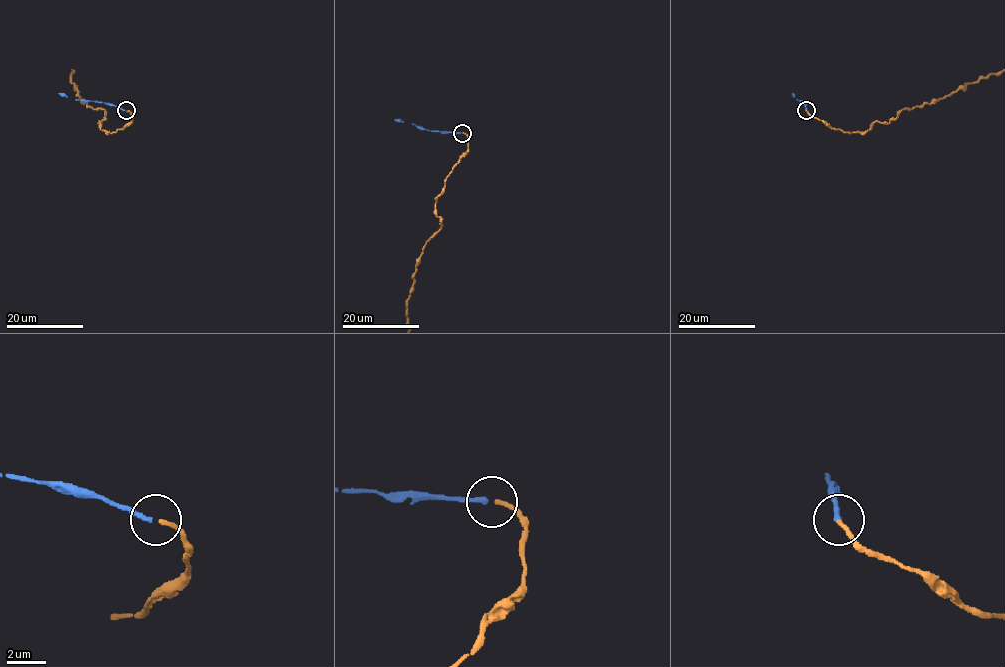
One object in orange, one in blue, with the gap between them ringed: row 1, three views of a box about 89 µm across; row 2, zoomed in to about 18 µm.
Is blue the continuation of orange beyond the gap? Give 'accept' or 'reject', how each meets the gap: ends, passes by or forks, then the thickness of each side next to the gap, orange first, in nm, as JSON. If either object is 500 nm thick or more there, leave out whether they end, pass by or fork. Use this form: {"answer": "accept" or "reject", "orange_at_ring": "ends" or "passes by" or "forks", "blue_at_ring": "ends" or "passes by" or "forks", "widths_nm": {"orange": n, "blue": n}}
{"answer": "accept", "orange_at_ring": "ends", "blue_at_ring": "ends", "widths_nm": {"orange": 240, "blue": 240}}

